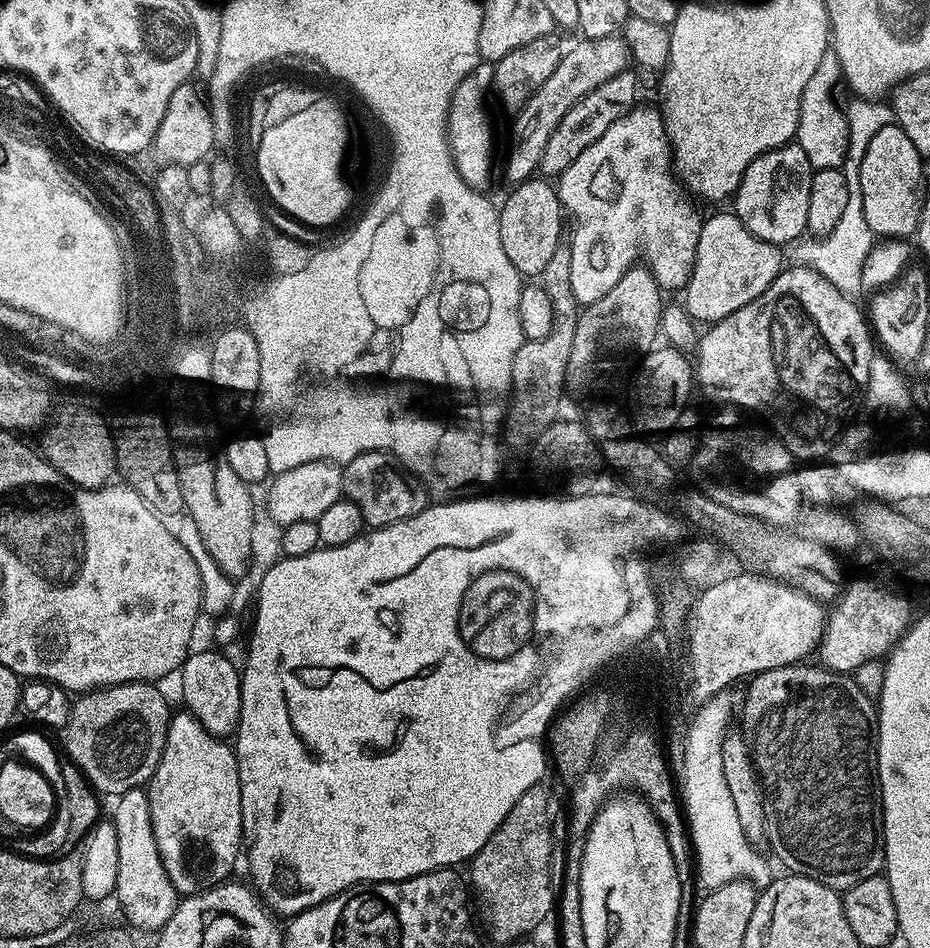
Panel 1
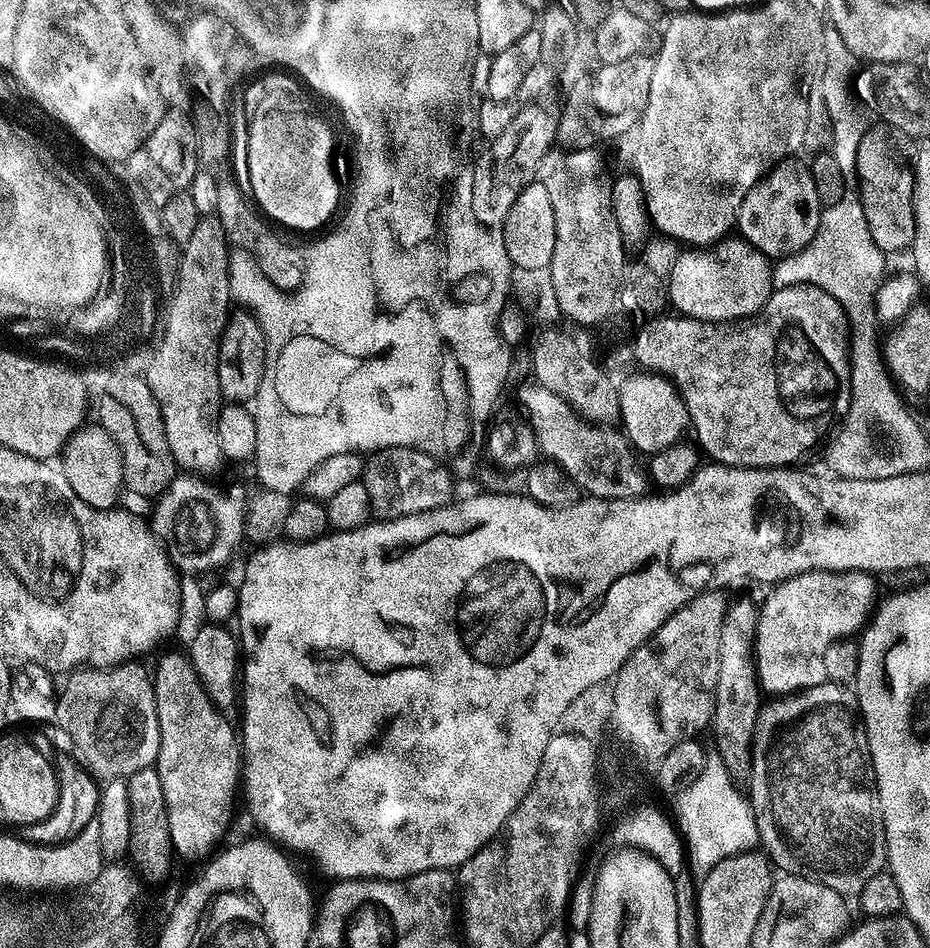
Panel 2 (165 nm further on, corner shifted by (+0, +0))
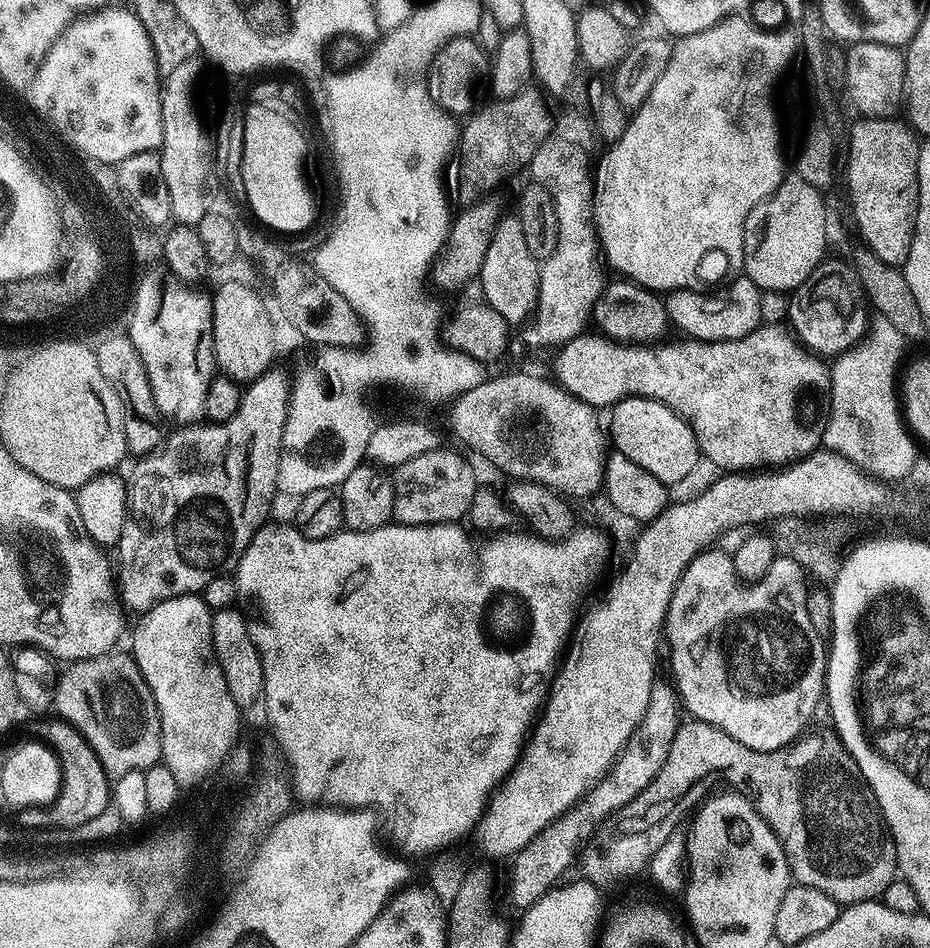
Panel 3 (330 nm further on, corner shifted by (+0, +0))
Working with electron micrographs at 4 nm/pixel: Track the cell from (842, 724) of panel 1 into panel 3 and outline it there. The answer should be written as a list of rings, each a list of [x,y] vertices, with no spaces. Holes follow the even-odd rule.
[[[695,718],[687,722],[681,723],[680,729],[674,734],[674,742],[670,742],[666,762],[662,762],[662,770],[658,770],[653,778],[656,788],[652,788],[652,792],[645,788],[639,792],[633,798],[636,808],[628,806],[628,812],[620,809],[619,819],[640,816],[640,812],[644,812],[648,804],[656,804],[656,800],[664,800],[664,796],[676,796],[676,792],[684,792],[684,788],[703,785],[704,776],[711,772],[721,772],[739,795],[745,796],[756,806],[756,812],[767,822],[770,830],[774,830],[778,842],[782,842],[782,850],[788,859],[795,883],[822,890],[822,894],[830,894],[830,898],[834,898],[841,906],[880,900],[883,897],[886,886],[890,886],[890,882],[898,876],[896,843],[892,841],[892,833],[884,823],[884,815],[874,790],[861,776],[858,762],[854,762],[852,755],[844,749],[839,736],[805,735],[791,747],[759,752],[742,747],[724,748],[726,737],[722,729]]]

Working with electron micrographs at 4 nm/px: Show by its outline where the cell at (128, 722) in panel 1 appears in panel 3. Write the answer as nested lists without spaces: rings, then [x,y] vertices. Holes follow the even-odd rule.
[[[127,651],[104,652],[89,660],[78,660],[59,673],[54,697],[54,712],[73,724],[98,754],[104,773],[117,778],[130,771],[144,772],[161,763],[162,734],[154,694]]]

